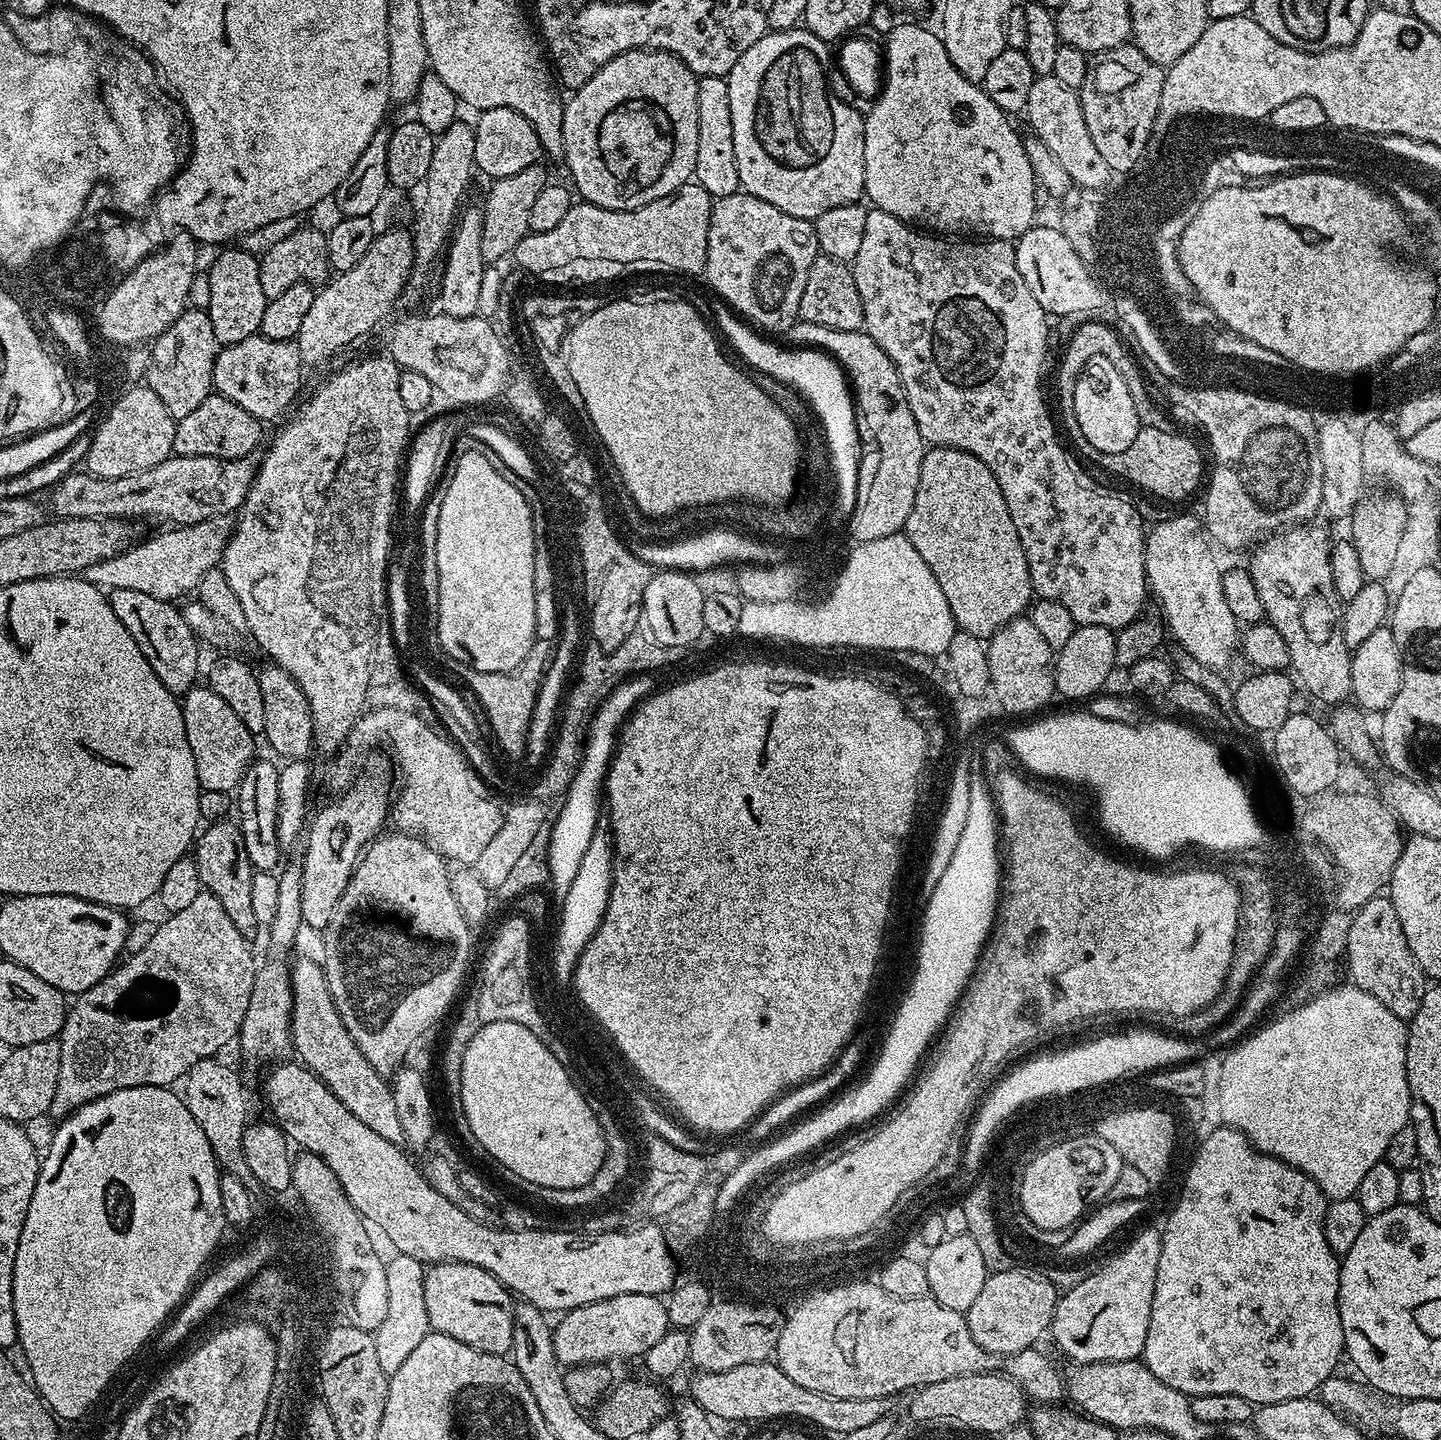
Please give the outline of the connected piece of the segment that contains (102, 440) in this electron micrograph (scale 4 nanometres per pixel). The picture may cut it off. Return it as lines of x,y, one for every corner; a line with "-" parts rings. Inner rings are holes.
132,386
125,396
120,396
116,400
116,405
108,412
108,417
100,424
100,429
96,433
93,431
92,445
88,448
87,471
94,476
102,478
122,478
126,474
134,474
138,470
146,470
150,466
158,466
167,456
173,455
174,430
176,421
173,420
170,410
162,406
162,398
154,394
154,390
147,386

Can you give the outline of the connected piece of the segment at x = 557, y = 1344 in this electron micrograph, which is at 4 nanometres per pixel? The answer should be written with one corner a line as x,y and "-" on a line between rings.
618,1294
614,1298
606,1298
602,1302
587,1304
581,1308
572,1308
559,1317
560,1325
555,1325
552,1337
554,1338
554,1354
562,1366
578,1364
602,1364
612,1360
624,1360
627,1356
643,1357
645,1352
658,1342
658,1338
665,1336
670,1330
668,1310
665,1301
658,1296
646,1294

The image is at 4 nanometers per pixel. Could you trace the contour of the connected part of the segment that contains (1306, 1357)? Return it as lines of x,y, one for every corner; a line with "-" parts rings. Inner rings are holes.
1227,1126
1219,1127
1220,1128
1213,1127
1211,1131
1199,1141
1198,1147
1194,1152
1196,1153
1196,1157
1193,1158
1192,1165
1189,1166
1188,1173
1184,1176
1184,1189
1180,1192
1180,1201
1177,1202
1176,1209
1169,1214
1168,1221
1162,1224
1160,1253
1158,1254
1158,1274
1154,1282
1154,1302
1150,1310
1150,1330
1146,1330
1146,1346
1142,1353
1142,1363
1148,1367
1150,1374
1154,1374
1154,1378
1162,1378
1162,1382
1166,1382
1166,1386
1174,1386
1174,1390
1178,1390
1189,1398
1201,1396
1202,1394
1238,1394
1238,1398
1246,1398
1252,1405
1259,1406
1261,1404
1282,1402
1290,1398
1312,1396
1313,1394
1319,1393
1320,1385
1325,1384
1337,1369
1339,1369
1336,1367
1340,1364
1340,1356
1342,1360
1342,1357
1345,1355
1342,1318
1338,1314
1338,1282
1340,1281
1341,1257
1337,1256
1334,1250
1330,1250
1330,1242
1326,1242
1326,1234
1324,1233
1324,1219
1326,1218
1326,1210
1328,1209
1330,1201
1328,1197
1324,1195
1324,1191
1318,1186
1318,1182
1314,1182
1302,1170
1298,1170
1278,1158
1267,1156
1265,1152
1258,1151
1258,1149
1250,1143
1247,1136
1236,1128

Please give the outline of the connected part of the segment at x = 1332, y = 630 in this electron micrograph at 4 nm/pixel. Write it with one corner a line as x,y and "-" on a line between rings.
1308,522
1303,526
1293,526
1281,531
1263,541
1251,553
1253,556
1246,561
1248,573
1258,590
1258,598
1262,598
1267,623
1273,624
1278,634
1282,634
1290,650
1290,668
1295,679
1299,683
1301,680
1305,690
1310,695
1317,696
1322,703
1328,704
1327,706
1339,705
1347,701
1352,694
1350,678
1352,652
1346,646
1342,634
1344,604
1338,598
1338,590
1334,590
1334,577
1330,574
1333,543
1333,537
1328,537
1327,530
1320,525
1320,522

